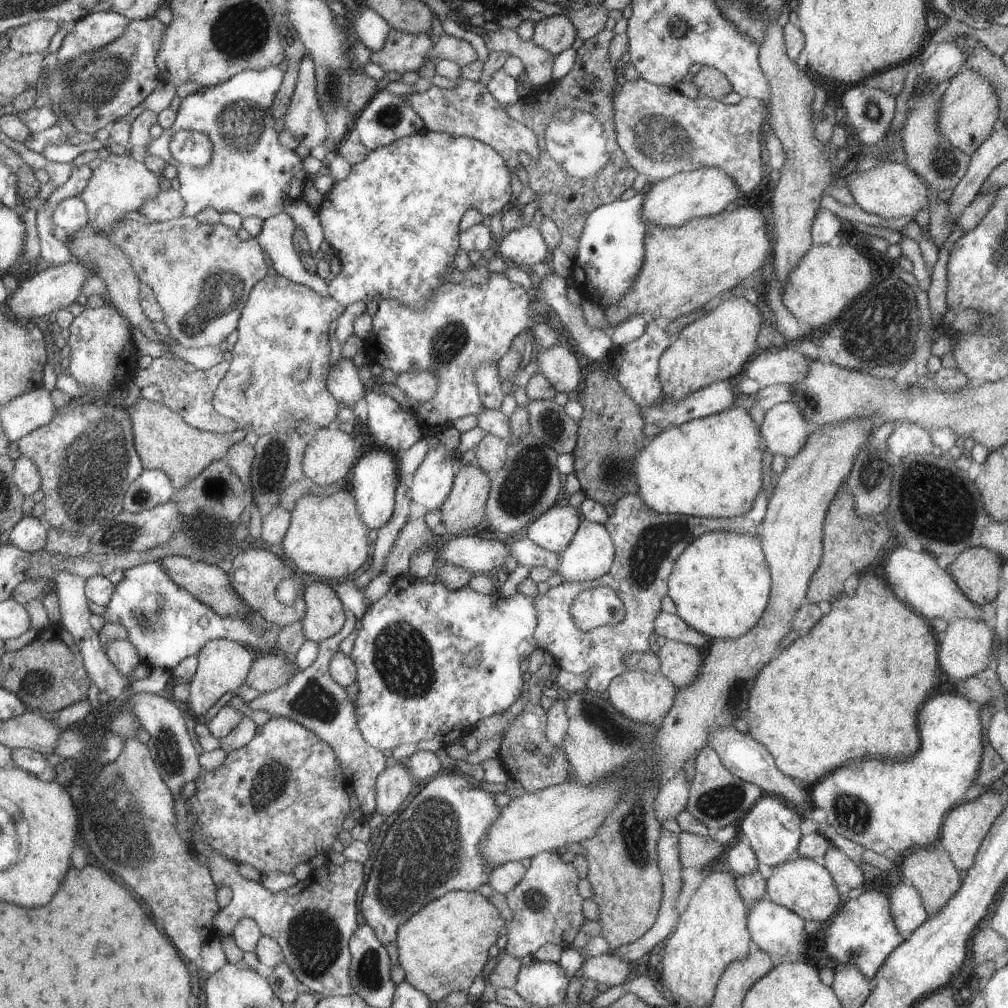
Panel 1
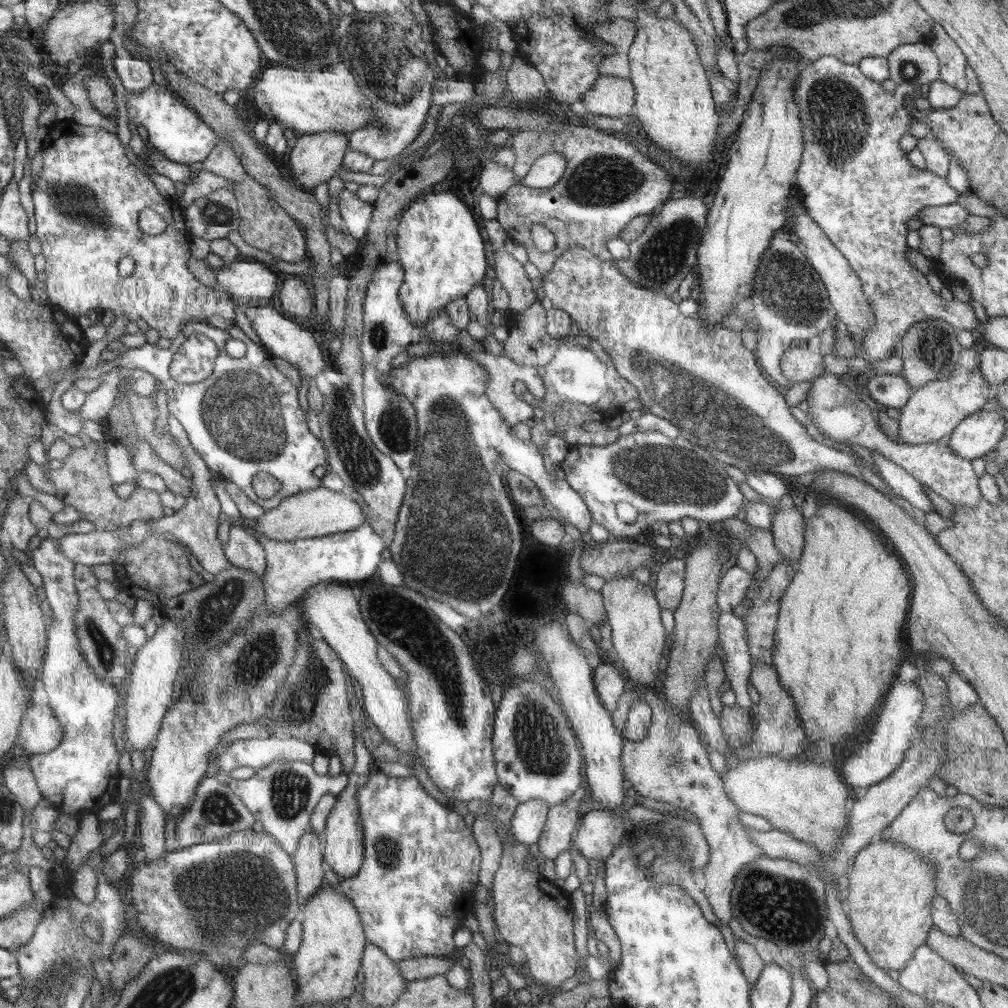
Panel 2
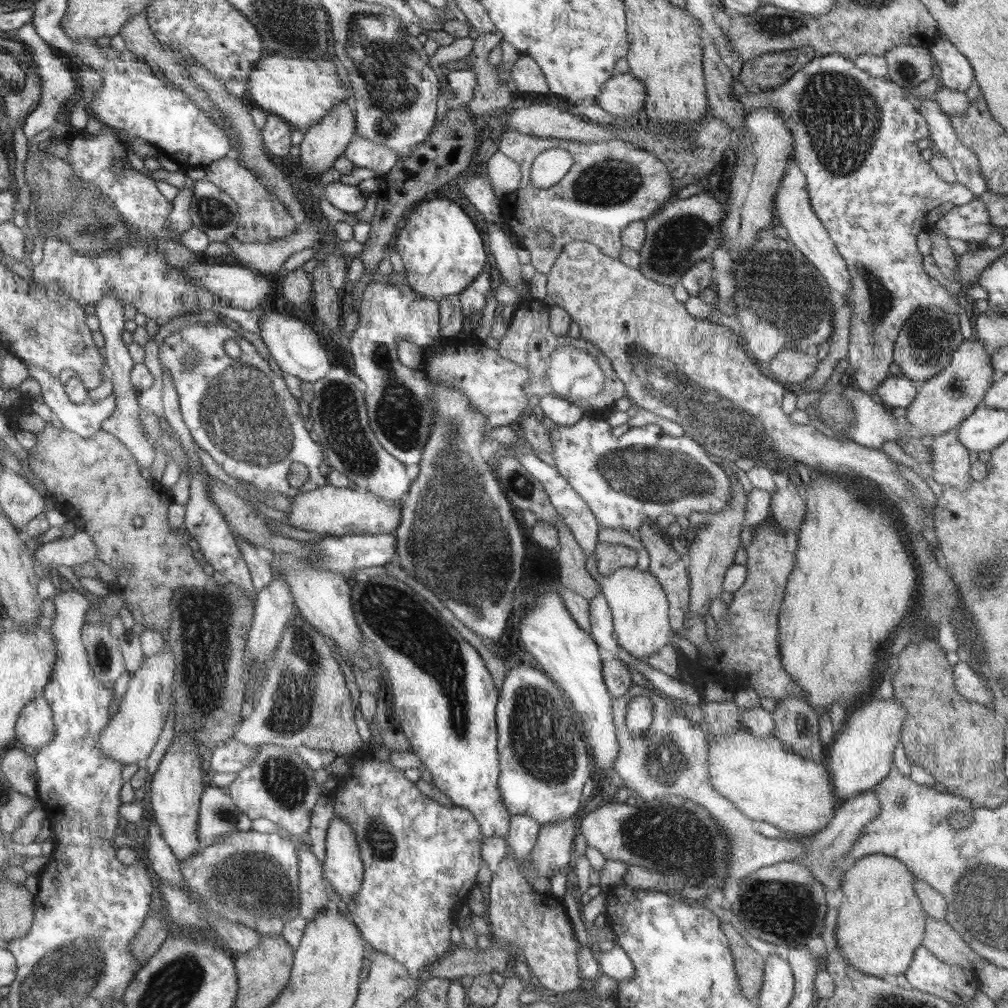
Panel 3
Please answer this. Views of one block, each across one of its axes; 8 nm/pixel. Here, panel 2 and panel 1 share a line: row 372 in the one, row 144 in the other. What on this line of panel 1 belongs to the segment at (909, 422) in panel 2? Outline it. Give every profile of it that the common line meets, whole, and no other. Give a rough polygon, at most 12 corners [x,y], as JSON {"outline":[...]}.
{"outline":[[964,66],[939,102],[943,137],[971,155],[999,120],[995,88]]}

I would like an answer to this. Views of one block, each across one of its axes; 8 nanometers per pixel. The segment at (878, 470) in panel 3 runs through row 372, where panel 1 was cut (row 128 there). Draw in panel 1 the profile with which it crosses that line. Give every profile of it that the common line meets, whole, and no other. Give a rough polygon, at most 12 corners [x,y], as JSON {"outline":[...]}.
{"outline":[[640,78],[612,95],[617,143],[650,182],[700,167],[745,195],[766,108]]}

